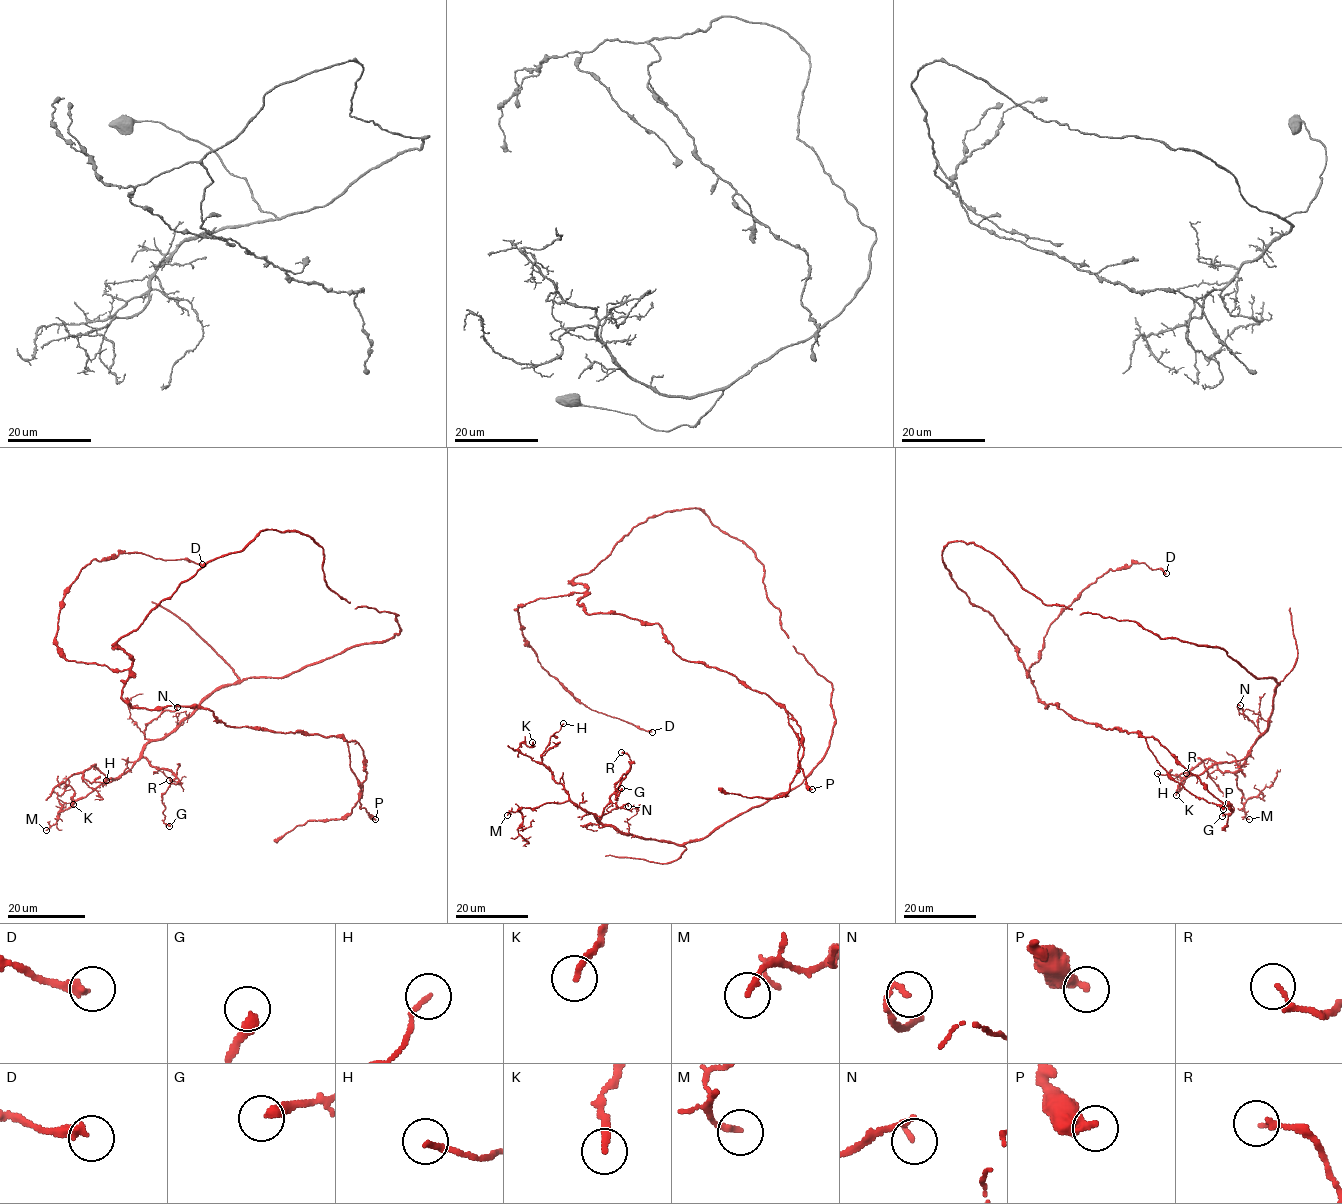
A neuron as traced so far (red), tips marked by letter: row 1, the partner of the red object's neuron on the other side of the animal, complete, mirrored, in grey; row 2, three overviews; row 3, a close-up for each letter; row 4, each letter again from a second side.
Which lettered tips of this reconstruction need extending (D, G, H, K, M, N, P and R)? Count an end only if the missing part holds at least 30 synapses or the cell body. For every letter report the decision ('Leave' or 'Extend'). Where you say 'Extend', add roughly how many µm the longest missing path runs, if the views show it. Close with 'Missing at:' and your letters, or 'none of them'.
D: Leave
G: Leave
H: Leave
K: Leave
M: Leave
N: Leave
P: Leave
R: Leave
Missing at: none of them

